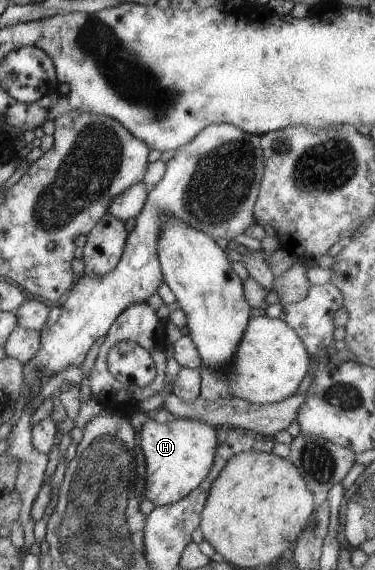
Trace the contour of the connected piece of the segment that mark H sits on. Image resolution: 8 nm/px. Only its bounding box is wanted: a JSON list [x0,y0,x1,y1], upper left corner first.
[139,417,218,506]

